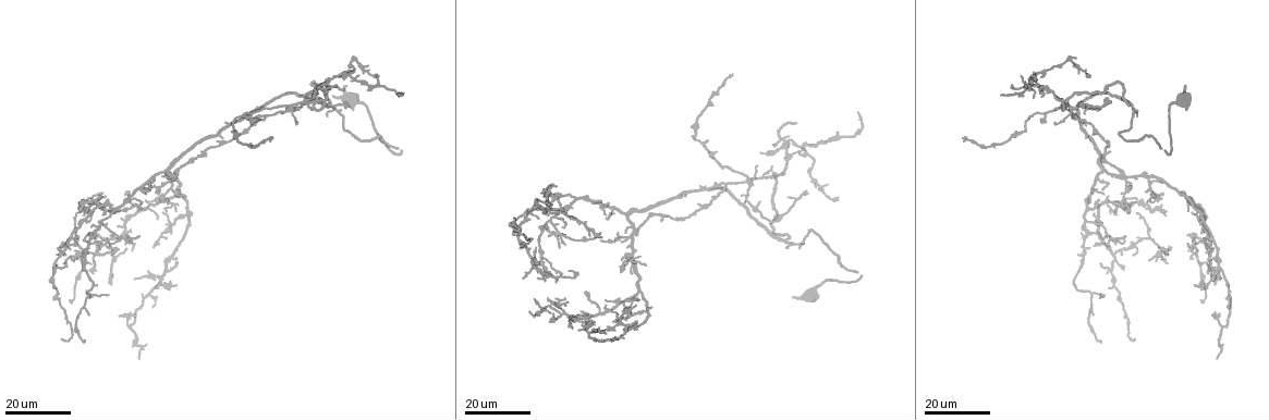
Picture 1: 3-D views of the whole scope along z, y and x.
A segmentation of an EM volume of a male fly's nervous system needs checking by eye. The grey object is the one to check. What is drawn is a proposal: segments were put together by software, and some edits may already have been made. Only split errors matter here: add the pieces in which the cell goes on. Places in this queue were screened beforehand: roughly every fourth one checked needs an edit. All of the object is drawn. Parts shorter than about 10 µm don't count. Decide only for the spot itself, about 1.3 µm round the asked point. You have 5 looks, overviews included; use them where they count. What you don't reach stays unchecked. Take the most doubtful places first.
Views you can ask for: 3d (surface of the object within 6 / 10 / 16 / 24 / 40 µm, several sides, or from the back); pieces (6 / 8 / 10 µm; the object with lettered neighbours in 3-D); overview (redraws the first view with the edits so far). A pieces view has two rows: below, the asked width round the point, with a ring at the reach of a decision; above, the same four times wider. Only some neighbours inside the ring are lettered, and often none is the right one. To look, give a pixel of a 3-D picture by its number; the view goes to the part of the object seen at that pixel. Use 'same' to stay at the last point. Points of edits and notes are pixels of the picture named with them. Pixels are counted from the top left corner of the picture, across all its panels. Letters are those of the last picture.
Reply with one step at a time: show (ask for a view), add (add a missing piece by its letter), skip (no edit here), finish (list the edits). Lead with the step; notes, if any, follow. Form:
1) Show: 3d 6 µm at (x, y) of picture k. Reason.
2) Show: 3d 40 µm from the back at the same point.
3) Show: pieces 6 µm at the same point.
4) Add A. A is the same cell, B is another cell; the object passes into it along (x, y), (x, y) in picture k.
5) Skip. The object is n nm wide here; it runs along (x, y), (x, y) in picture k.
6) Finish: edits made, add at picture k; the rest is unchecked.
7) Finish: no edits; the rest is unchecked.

Show: 3d 16 µm at (245, 115) of picture 1. Free end.

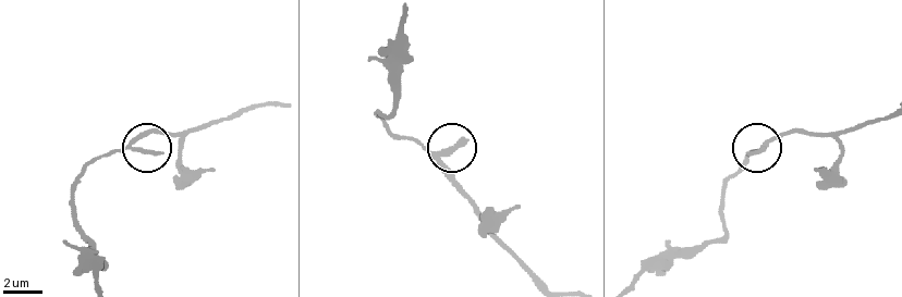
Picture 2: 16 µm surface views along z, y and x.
Show: pieces 8 µm at (463, 141) of picture 2.

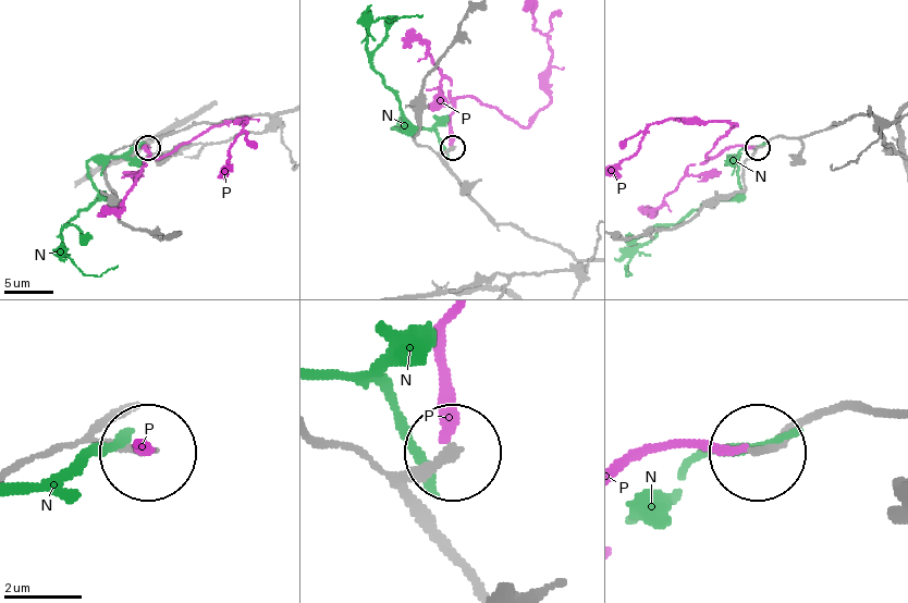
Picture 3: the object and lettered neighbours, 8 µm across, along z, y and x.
Skip. N and P are other cells; it runs along (559, 247), (497, 223), (442, 158), (452, 149) in picture 3; no lettered piece goes on from it.

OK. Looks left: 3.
Show: 3d 24 µm at (795, 124) of picture 1. Thin end.

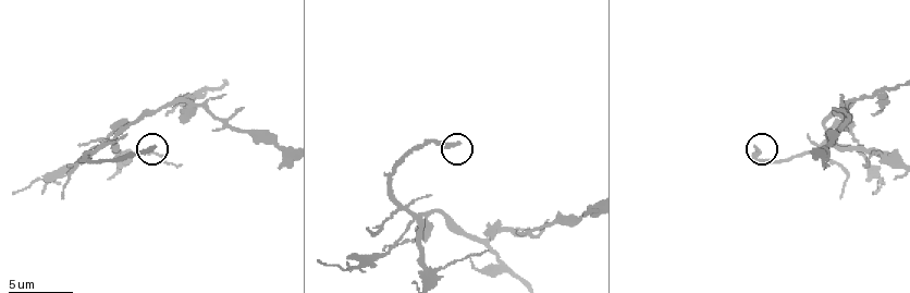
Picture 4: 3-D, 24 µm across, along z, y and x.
Show: pieces 8 µm at (151, 148) of picture 4.

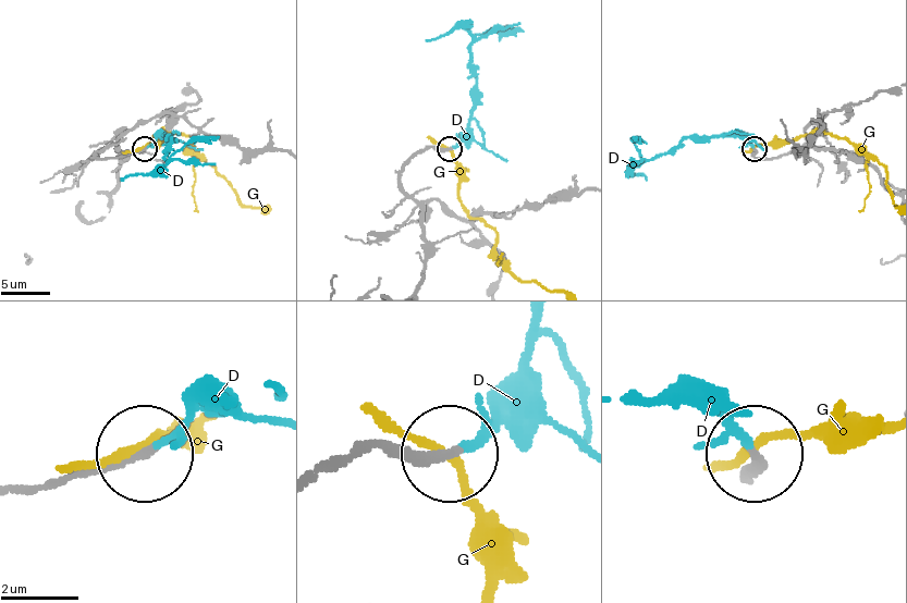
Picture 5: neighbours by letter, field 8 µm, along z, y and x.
Add D. D is the same cell, G is another cell; the object passes into it along (426, 150), (456, 144), (474, 102), (470, 36), (441, 34) in picture 5; the cell continues.

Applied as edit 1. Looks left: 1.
Finish: edits made, add at picture 5; the rest is unchecked.

